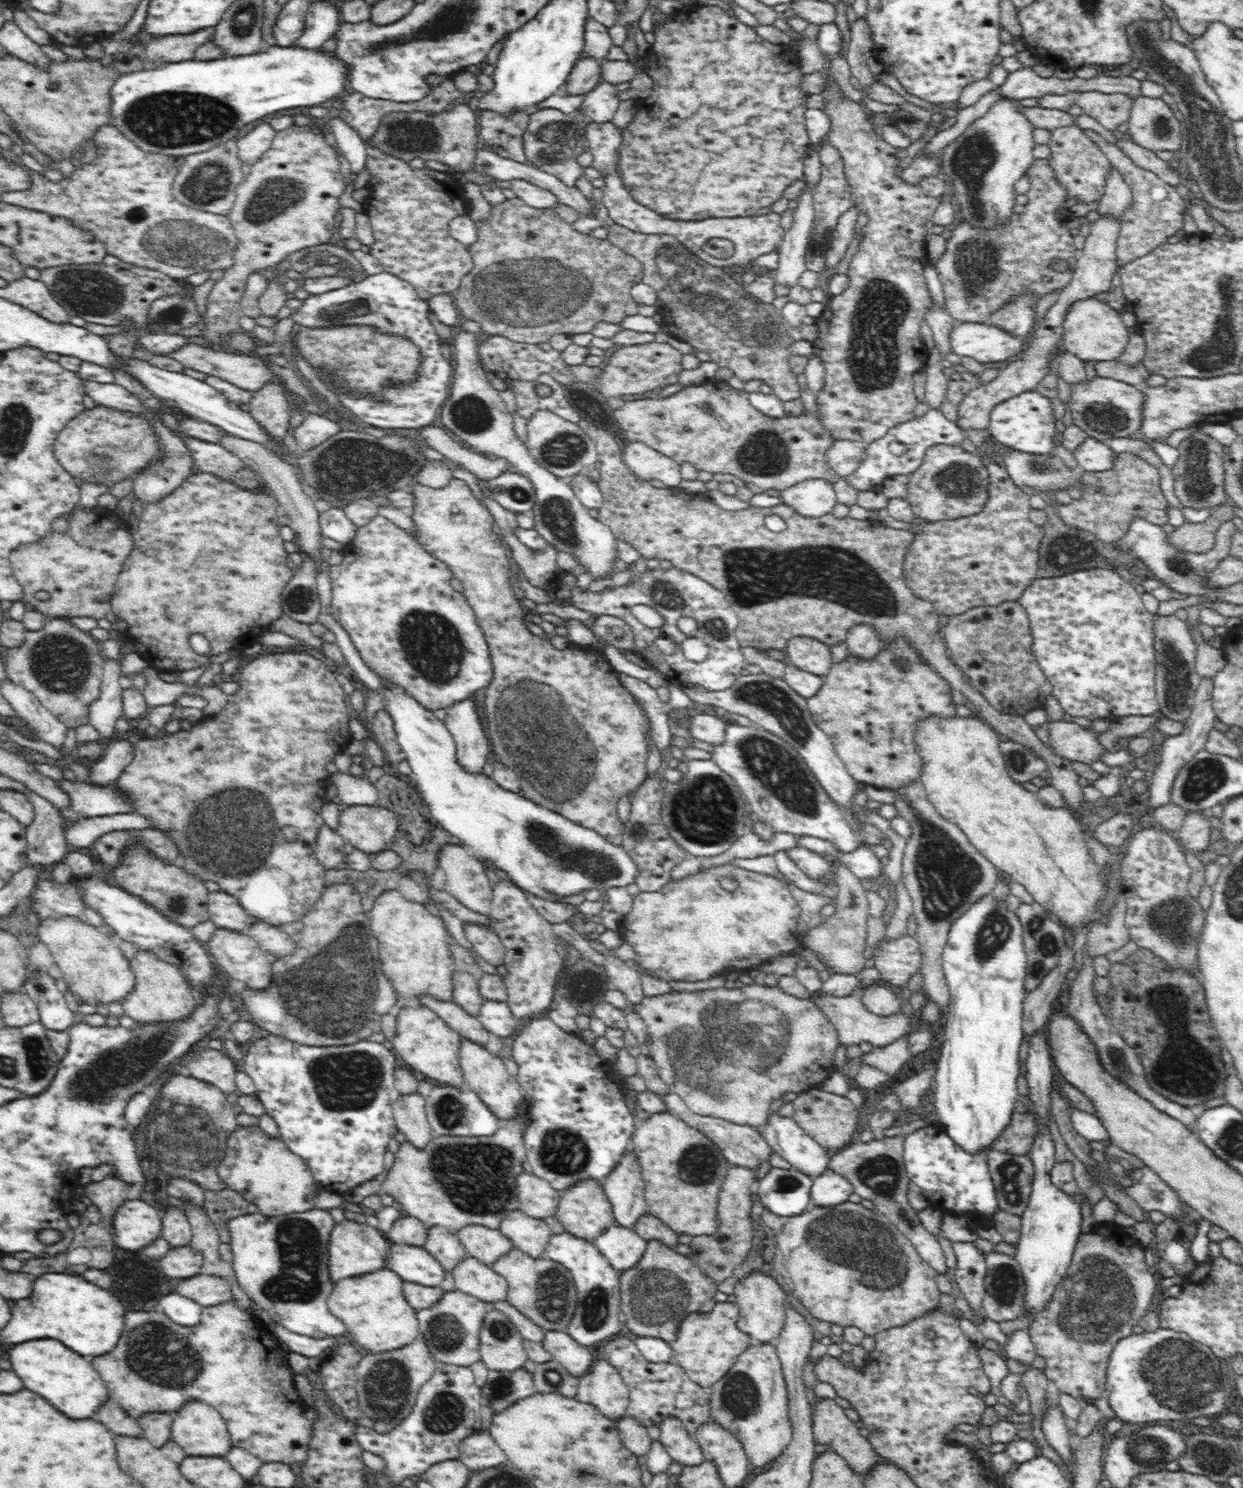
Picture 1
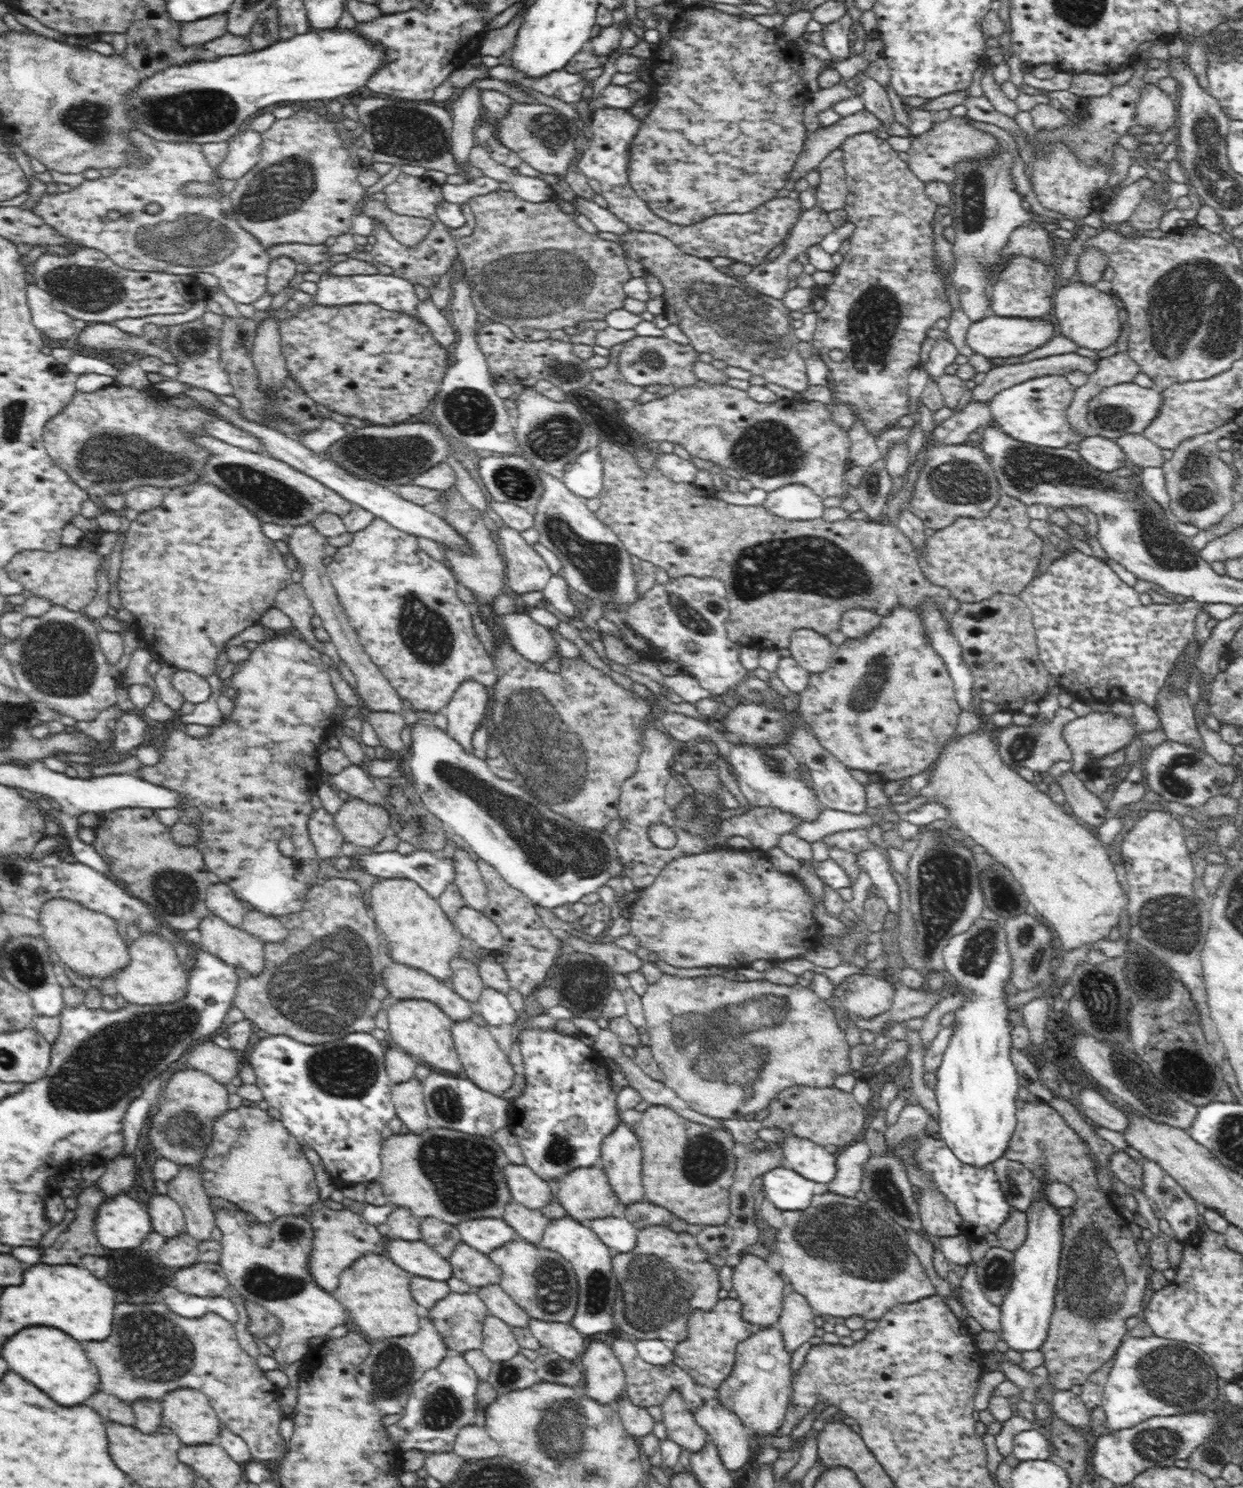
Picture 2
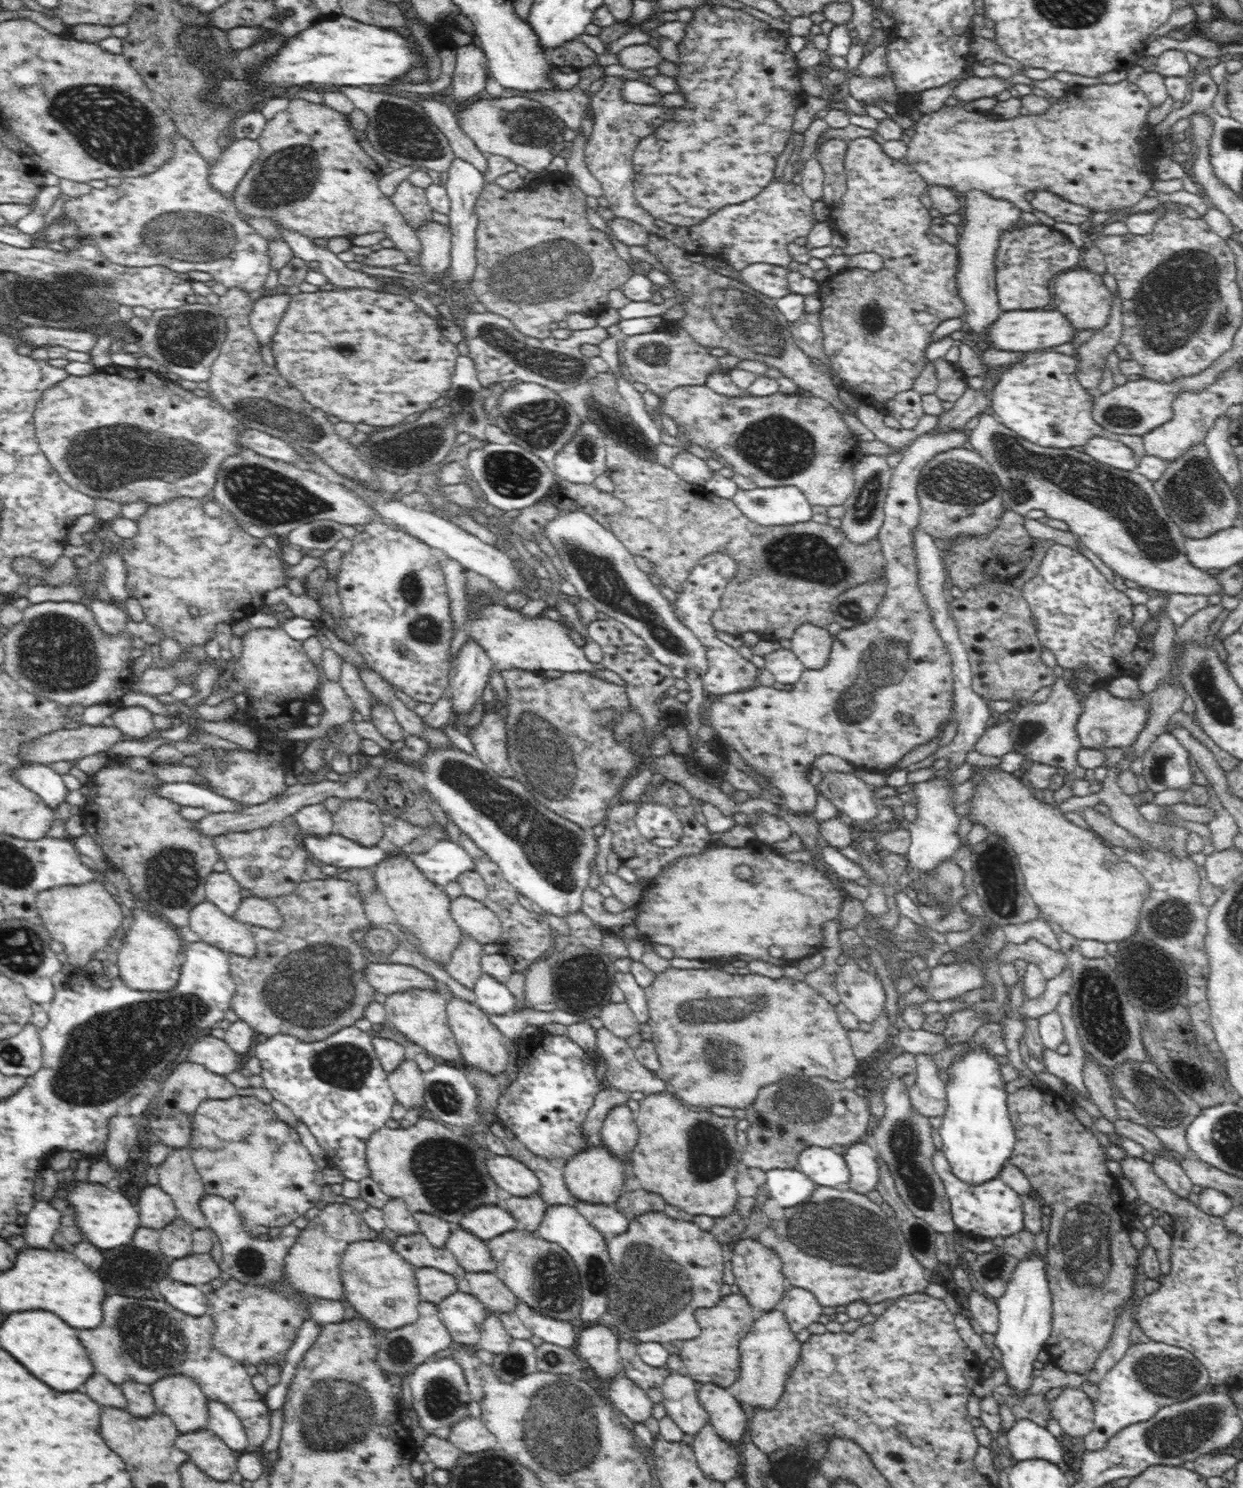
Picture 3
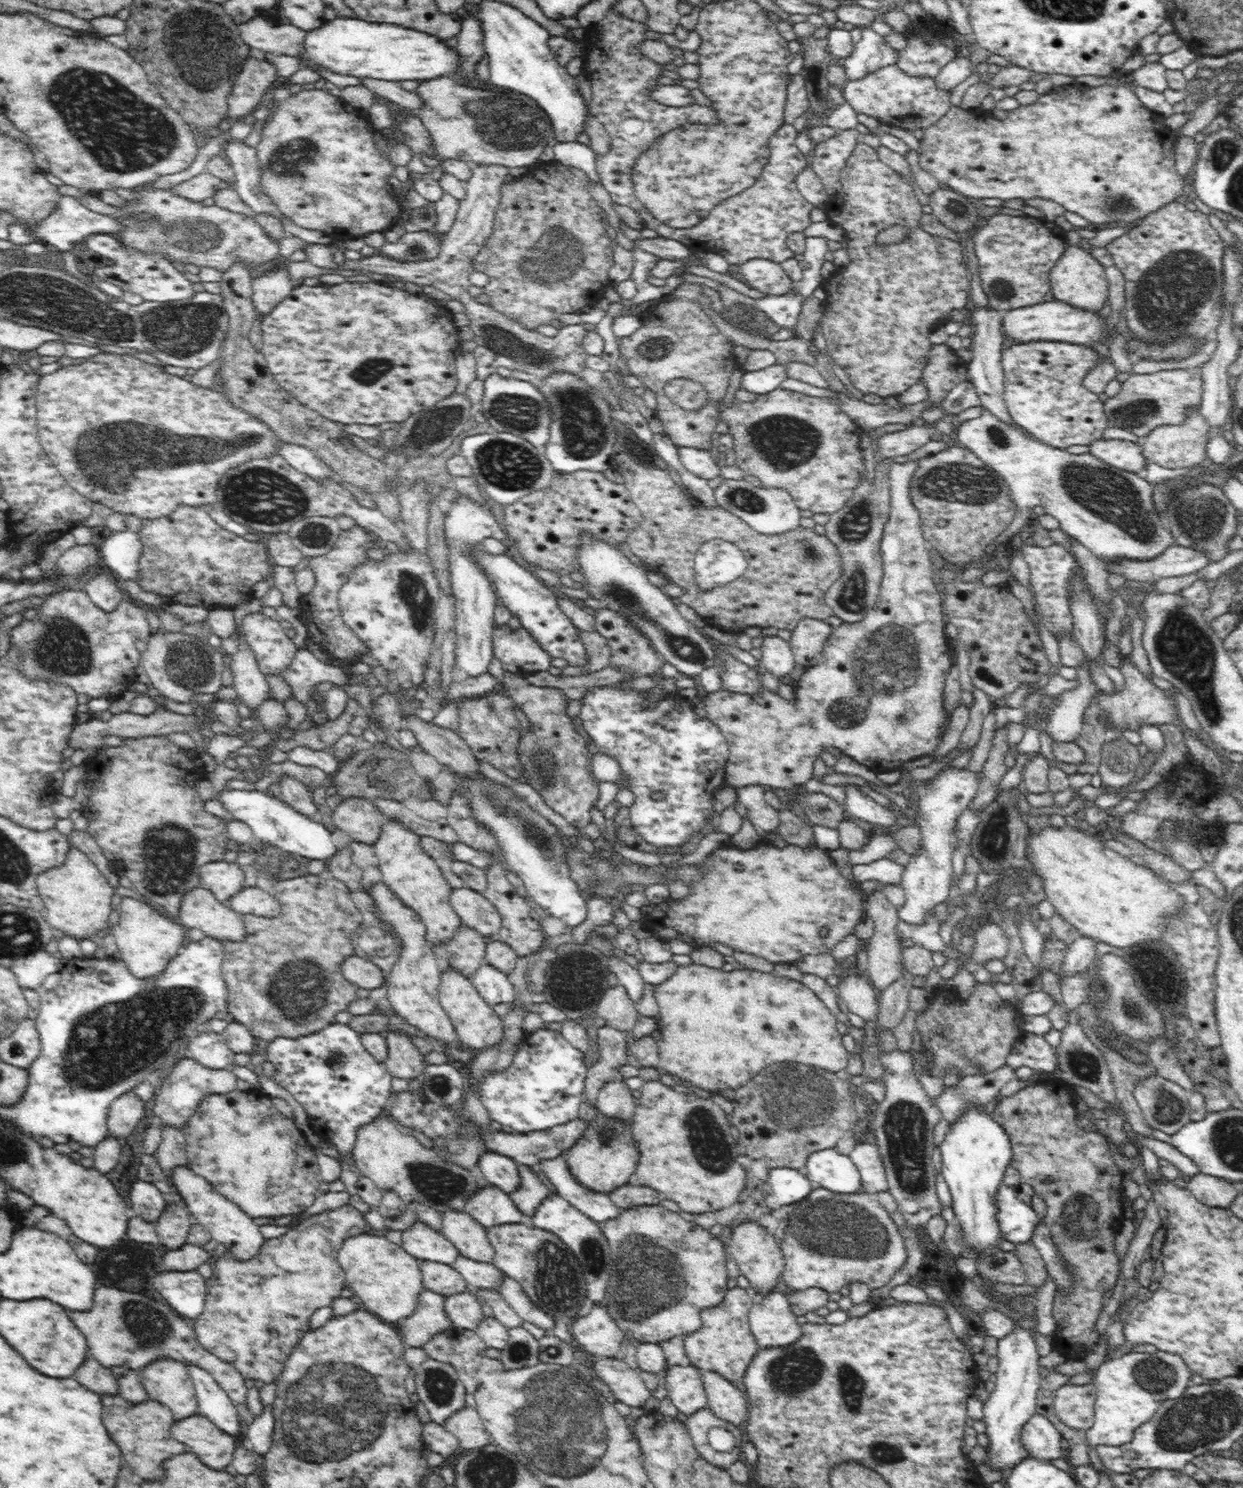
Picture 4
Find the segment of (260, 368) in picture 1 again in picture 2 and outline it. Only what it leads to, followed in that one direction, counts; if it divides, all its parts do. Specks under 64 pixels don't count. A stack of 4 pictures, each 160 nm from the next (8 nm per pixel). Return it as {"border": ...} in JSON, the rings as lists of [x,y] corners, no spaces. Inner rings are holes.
{"border":[[[89,323],[67,341],[80,343],[82,348],[98,348],[98,350],[121,349],[156,356],[164,363],[175,364],[171,352],[149,341],[146,336],[132,336],[110,323]]]}

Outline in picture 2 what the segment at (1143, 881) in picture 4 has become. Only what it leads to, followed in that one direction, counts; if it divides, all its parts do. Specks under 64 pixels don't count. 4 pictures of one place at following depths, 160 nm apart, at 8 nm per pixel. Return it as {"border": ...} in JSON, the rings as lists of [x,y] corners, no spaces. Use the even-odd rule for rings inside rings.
{"border":[[[970,732],[968,736],[948,742],[938,758],[930,784],[919,792],[922,796],[930,796],[930,801],[944,806],[945,812],[950,810],[950,821],[968,834],[967,841],[984,846],[994,860],[1010,869],[1022,885],[1026,898],[1048,920],[1063,950],[1071,951],[1107,938],[1110,930],[1118,926],[1120,912],[1128,904],[1128,895],[1116,879],[1107,849],[1065,805],[1054,802],[1049,795],[1038,791],[1012,771],[1001,759],[998,741],[994,744],[988,734]]]}

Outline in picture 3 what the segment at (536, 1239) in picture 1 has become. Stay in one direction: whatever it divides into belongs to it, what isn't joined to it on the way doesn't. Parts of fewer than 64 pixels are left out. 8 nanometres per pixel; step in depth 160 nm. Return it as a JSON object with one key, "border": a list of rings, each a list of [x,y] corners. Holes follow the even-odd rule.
{"border":[[[541,1193],[527,1197],[512,1196],[506,1202],[506,1210],[519,1222],[520,1227],[536,1233],[542,1222],[547,1204],[542,1201]]]}

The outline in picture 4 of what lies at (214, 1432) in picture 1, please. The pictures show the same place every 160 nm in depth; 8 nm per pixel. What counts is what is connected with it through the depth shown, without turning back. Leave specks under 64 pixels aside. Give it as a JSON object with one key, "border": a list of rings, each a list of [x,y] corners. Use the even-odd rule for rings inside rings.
{"border":[[[158,1360],[141,1371],[141,1381],[149,1398],[168,1407],[176,1421],[197,1413],[195,1384],[184,1363]]]}

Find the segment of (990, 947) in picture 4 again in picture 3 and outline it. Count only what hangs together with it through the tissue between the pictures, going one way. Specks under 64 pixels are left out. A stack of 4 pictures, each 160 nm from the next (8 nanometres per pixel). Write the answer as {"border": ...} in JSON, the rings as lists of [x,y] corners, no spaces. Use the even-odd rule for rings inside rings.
{"border":[[[1028,939],[1022,944],[1012,943],[1008,940],[996,956],[999,963],[1013,962],[1017,958],[1036,964],[1047,980],[1060,976],[1068,963],[1068,959],[1062,951],[1054,951],[1036,939]],[[938,963],[931,972],[929,982],[922,987],[933,1002],[954,1000],[985,985],[984,967],[969,966],[968,963]]]}

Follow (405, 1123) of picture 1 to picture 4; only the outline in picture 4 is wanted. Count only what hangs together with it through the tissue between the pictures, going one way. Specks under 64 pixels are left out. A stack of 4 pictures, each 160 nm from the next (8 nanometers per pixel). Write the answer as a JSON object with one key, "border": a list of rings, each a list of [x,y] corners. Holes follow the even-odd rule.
{"border":[[[391,1031],[384,1033],[386,1045],[388,1045],[388,1058],[386,1058],[386,1068],[392,1076],[405,1078],[408,1081],[419,1077],[425,1069],[425,1059],[408,1034],[403,1031]]]}

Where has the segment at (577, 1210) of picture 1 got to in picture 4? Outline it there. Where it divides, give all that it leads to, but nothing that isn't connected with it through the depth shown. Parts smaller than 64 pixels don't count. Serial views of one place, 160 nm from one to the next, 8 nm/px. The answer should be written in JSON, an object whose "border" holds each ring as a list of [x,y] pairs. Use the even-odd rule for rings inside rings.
{"border":[[[593,1113],[592,1126],[565,1152],[566,1163],[576,1182],[587,1190],[608,1194],[628,1183],[636,1170],[637,1146],[629,1123],[602,1119]]]}

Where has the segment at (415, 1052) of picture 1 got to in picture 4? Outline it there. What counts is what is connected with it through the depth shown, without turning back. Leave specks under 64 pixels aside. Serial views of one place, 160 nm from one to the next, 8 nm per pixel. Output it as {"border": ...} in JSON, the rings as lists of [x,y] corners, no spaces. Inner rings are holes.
{"border":[[[383,881],[371,884],[369,897],[373,900],[373,906],[379,914],[381,925],[402,940],[399,958],[392,966],[392,972],[388,975],[388,995],[385,1000],[390,1000],[394,1013],[406,1018],[406,1022],[410,1022],[412,1026],[434,1036],[436,1040],[442,1040],[444,1044],[459,1048],[459,1039],[456,1036],[451,1019],[439,1002],[443,978],[438,969],[438,964],[436,964],[436,956],[425,940],[424,923],[412,910],[403,906],[400,900],[393,896],[393,892],[388,890]]]}

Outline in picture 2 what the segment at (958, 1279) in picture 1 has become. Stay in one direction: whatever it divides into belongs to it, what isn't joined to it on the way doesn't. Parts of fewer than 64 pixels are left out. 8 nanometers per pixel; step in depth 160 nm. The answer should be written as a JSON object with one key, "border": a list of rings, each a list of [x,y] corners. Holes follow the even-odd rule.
{"border":[[[976,1263],[968,1264],[965,1275],[961,1278],[961,1302],[983,1327],[983,1330],[997,1331],[1001,1328],[1001,1308],[988,1301],[979,1283]]]}

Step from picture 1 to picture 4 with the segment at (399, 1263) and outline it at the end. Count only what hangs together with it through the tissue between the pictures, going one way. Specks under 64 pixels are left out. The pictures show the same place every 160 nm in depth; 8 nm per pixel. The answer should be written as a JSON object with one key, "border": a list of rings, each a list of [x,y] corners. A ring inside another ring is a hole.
{"border":[[[412,1219],[410,1226],[402,1231],[401,1238],[400,1246],[420,1262],[448,1264],[452,1267],[460,1256],[454,1244],[448,1242],[441,1231],[431,1229],[420,1220]]]}

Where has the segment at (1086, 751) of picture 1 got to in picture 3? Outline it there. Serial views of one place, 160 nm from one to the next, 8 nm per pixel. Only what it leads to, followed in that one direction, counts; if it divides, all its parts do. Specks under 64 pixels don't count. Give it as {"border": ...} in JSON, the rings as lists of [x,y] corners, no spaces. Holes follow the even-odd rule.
{"border":[[[1105,689],[1090,692],[1075,726],[1081,748],[1120,749],[1130,746],[1146,726],[1146,718],[1148,718],[1146,695],[1144,693],[1144,697],[1141,699],[1121,699]]]}

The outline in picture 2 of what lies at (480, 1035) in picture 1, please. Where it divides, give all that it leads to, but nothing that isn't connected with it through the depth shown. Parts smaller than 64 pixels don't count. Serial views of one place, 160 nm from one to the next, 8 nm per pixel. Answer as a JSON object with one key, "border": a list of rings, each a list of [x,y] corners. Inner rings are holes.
{"border":[[[394,964],[382,972],[384,986],[399,1000],[426,1000],[436,1004],[453,1022],[472,1020],[471,1004],[461,998],[448,984],[438,983],[430,975],[415,968]]]}

